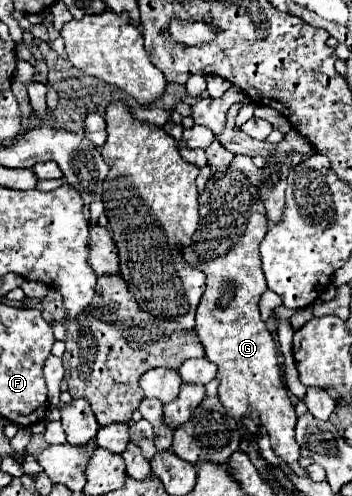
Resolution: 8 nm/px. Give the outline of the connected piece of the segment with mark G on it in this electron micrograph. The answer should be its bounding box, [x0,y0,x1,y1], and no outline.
[180,168,308,474]

